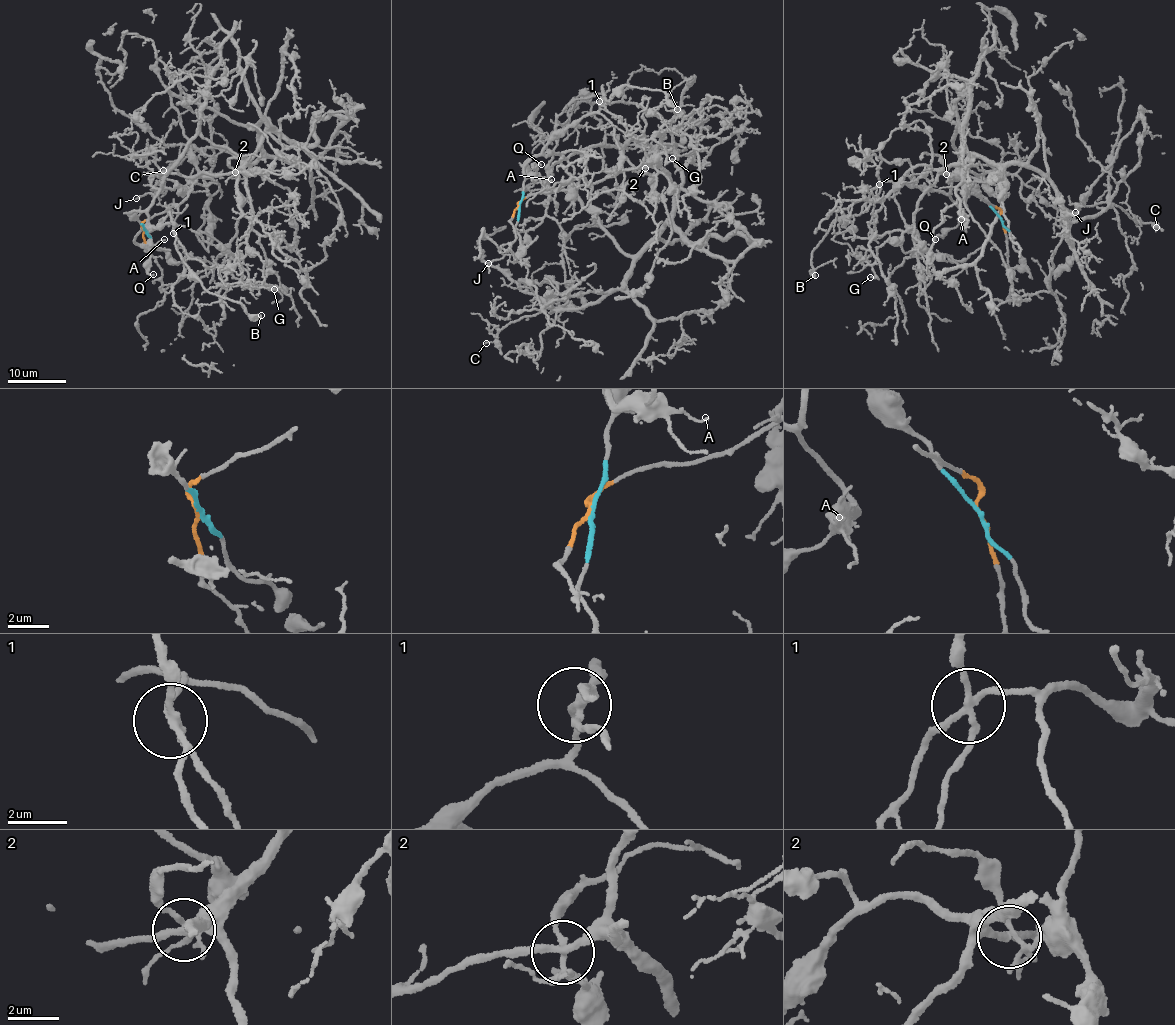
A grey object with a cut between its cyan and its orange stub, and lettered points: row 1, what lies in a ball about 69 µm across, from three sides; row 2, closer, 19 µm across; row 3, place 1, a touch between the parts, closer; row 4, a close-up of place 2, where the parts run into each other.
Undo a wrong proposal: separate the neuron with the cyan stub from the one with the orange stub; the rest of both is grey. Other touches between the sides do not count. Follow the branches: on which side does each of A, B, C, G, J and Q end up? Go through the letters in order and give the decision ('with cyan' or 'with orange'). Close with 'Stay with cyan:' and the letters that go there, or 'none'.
A: with cyan
B: with cyan
C: with orange
G: with orange
J: with orange
Q: with cyan
Stay with cyan: A, B, Q

